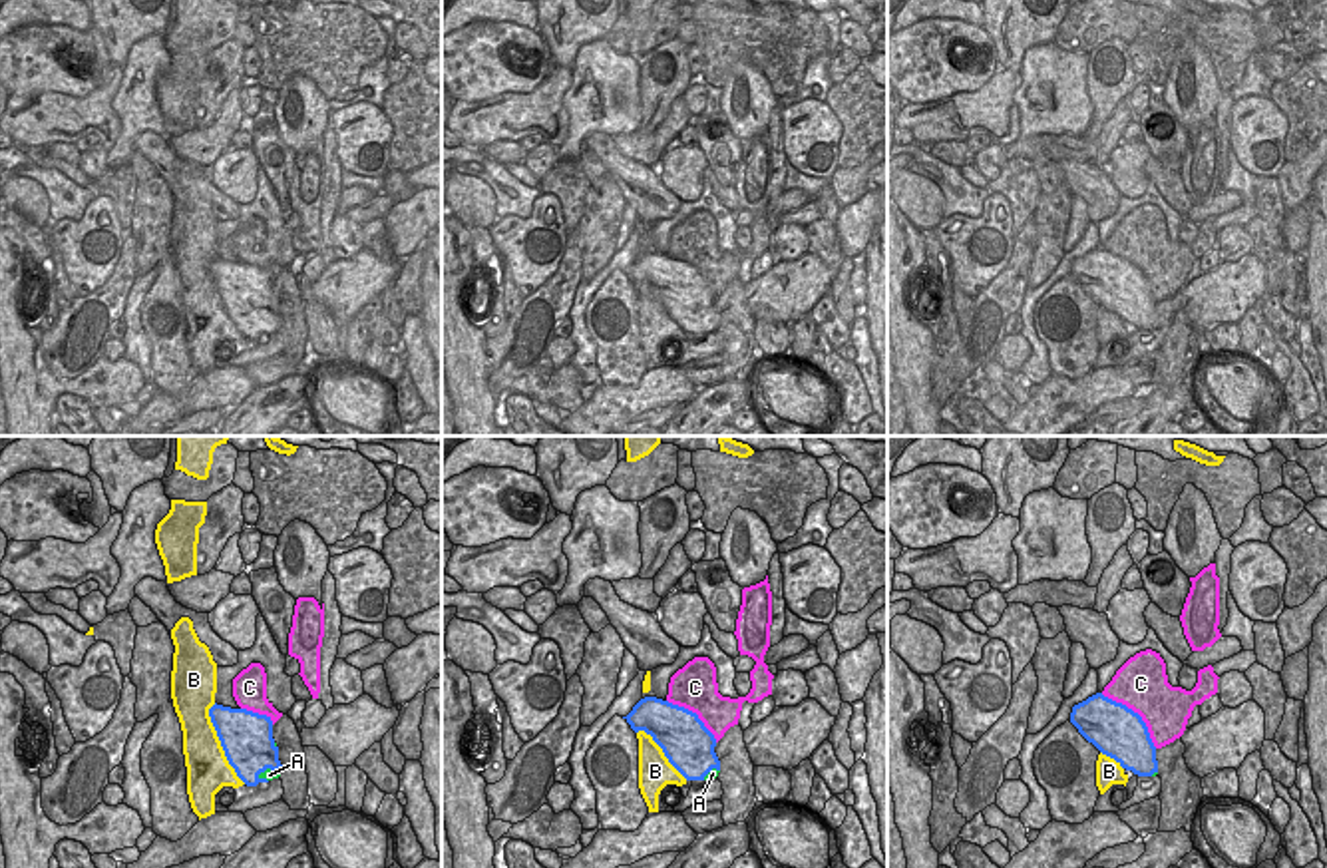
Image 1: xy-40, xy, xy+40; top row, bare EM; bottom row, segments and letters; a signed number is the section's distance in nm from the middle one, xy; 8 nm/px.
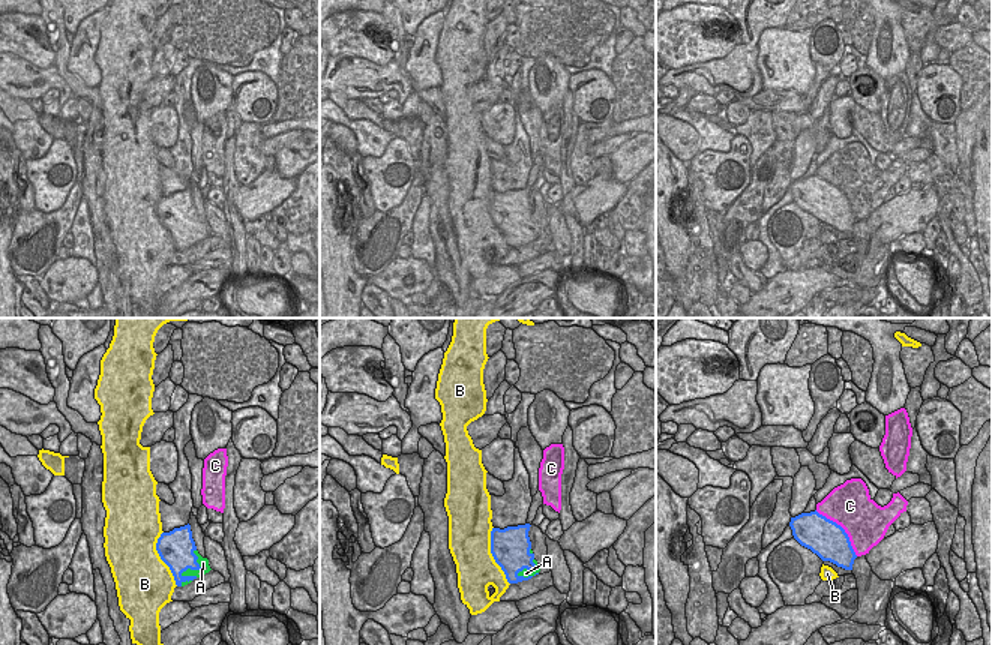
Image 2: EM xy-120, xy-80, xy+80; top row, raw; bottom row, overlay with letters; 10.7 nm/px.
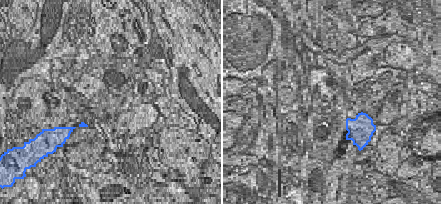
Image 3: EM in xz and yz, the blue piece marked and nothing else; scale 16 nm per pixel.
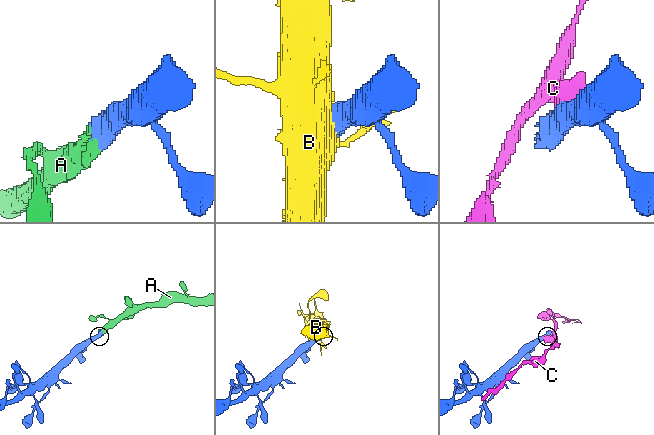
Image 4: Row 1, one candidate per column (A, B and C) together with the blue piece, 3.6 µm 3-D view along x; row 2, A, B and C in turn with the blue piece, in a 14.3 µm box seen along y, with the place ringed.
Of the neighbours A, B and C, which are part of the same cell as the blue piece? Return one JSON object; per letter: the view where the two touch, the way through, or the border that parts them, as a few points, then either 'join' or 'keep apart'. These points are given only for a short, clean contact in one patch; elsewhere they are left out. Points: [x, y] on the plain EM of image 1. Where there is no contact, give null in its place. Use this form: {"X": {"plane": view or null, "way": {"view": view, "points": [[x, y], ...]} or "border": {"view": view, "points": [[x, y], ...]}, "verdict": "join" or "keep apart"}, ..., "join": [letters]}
{"A": {"plane": "xy-40", "verdict": "join"}, "B": {"plane": "xy-40", "verdict": "keep apart"}, "C": {"plane": "xy+40", "verdict": "keep apart"}, "join": ["A"]}

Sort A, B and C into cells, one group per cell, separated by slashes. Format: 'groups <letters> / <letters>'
groups A / B / C

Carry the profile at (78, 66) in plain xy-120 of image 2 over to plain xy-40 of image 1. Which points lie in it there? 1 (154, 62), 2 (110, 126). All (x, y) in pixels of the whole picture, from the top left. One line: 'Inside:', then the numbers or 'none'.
Inside: 1

